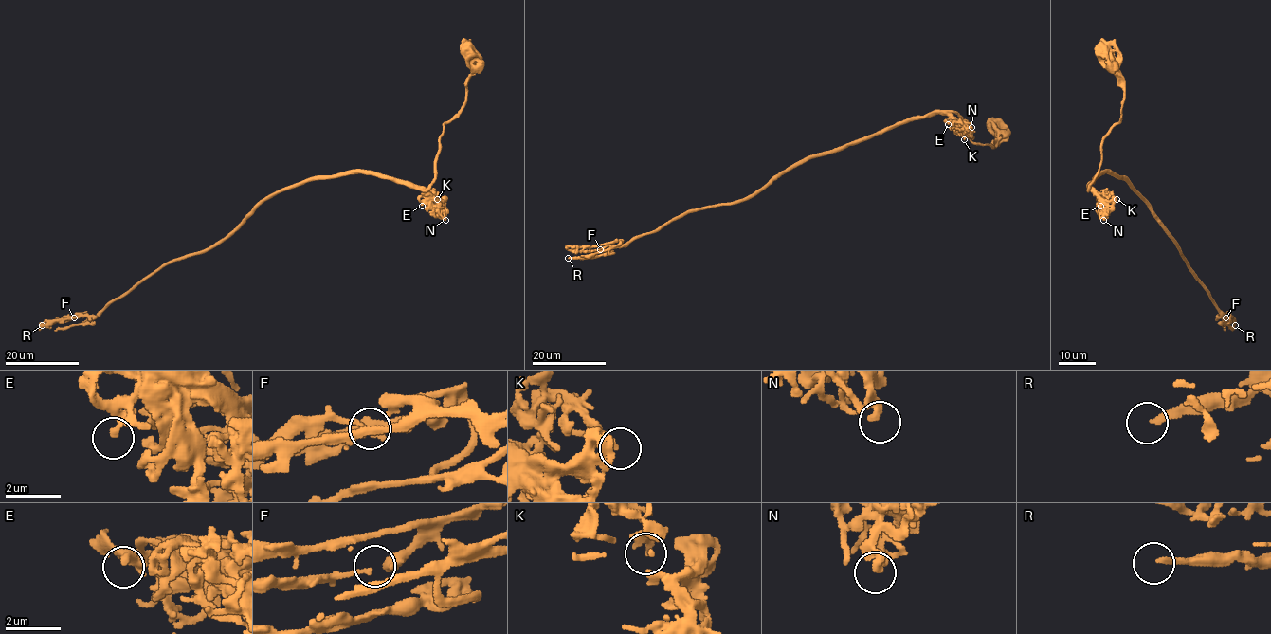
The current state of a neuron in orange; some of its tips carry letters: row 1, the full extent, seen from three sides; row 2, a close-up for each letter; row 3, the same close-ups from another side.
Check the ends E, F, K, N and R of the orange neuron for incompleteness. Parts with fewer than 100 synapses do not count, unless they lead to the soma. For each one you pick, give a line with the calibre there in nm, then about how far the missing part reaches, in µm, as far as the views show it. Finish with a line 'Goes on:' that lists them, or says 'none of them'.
Goes on: none of them

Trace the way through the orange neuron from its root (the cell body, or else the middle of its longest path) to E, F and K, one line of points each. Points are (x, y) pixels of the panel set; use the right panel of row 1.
E: (1102, 52), (1108, 65), (1124, 83), (1124, 100), (1121, 119), (1102, 141), (1099, 168), (1088, 189), (1100, 206)
F: (1102, 52), (1124, 83), (1124, 100), (1088, 189), (1103, 172), (1124, 178), (1175, 241), (1217, 316), (1225, 317)
K: (1102, 52), (1124, 83), (1124, 100), (1121, 119), (1102, 141), (1099, 168), (1088, 189), (1116, 199)

